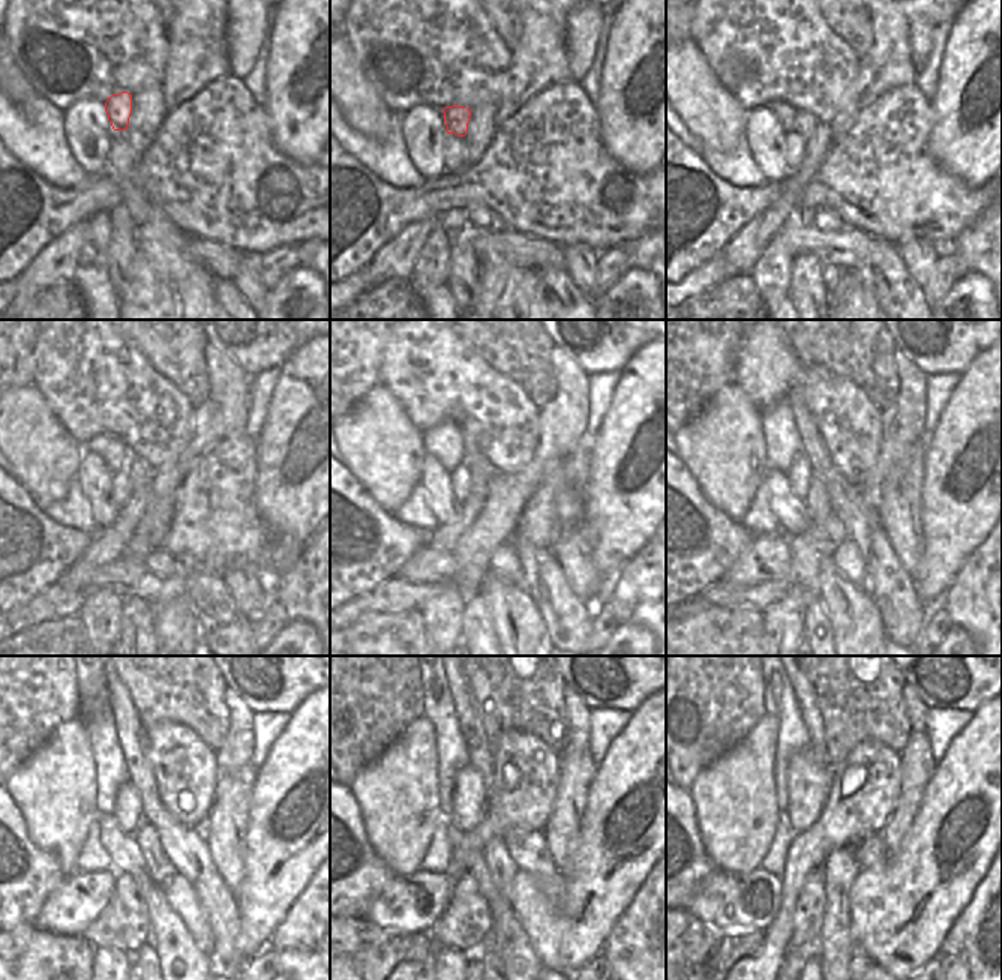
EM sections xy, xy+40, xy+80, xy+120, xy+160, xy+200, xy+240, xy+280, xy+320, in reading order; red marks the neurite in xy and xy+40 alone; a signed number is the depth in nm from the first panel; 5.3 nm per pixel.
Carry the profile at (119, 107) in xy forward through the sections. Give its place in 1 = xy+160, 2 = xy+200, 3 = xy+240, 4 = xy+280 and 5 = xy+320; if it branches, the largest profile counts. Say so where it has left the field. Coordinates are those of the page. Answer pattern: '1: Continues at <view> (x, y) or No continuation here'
1: Continues at xy+160 (477, 480)
2: Continues at xy+200 (816, 499)
3: Continues at xy+240 (159, 868)
4: Continues at xy+280 (501, 869)
5: Continues at xy+320 (836, 946)

